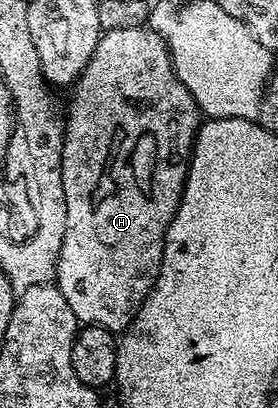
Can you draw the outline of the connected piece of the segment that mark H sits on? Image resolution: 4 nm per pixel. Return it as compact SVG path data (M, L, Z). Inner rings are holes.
M129 26L127 29L109 29L104 31L97 42L97 50L93 50L93 58L89 58L89 62L85 66L85 70L75 81L70 89L71 101L67 104L67 124L63 128L63 149L61 150L61 182L65 190L65 238L61 242L61 254L59 261L55 267L54 283L61 290L61 294L65 294L65 302L69 302L69 310L73 310L73 314L79 319L80 325L101 326L105 330L116 334L122 333L124 328L131 325L131 317L134 316L137 309L143 305L143 300L151 292L151 288L155 285L155 280L159 277L159 268L163 265L163 247L165 246L165 234L169 230L169 222L173 222L173 214L177 210L177 206L181 202L181 194L183 187L187 181L187 166L191 158L191 149L195 147L195 133L199 131L201 123L201 113L197 105L193 102L193 94L189 94L189 90L185 90L185 86L181 86L181 82L175 77L175 72L171 68L171 55L167 52L167 43L162 40L159 35L152 32L150 27Z

